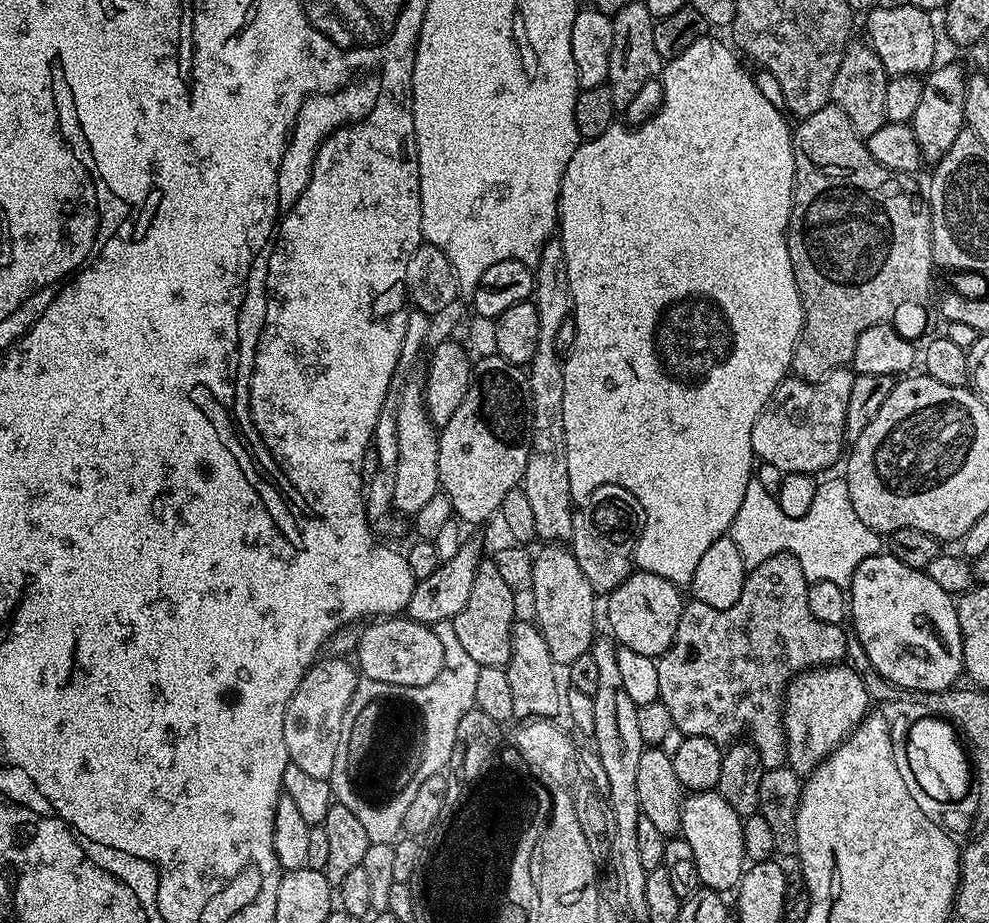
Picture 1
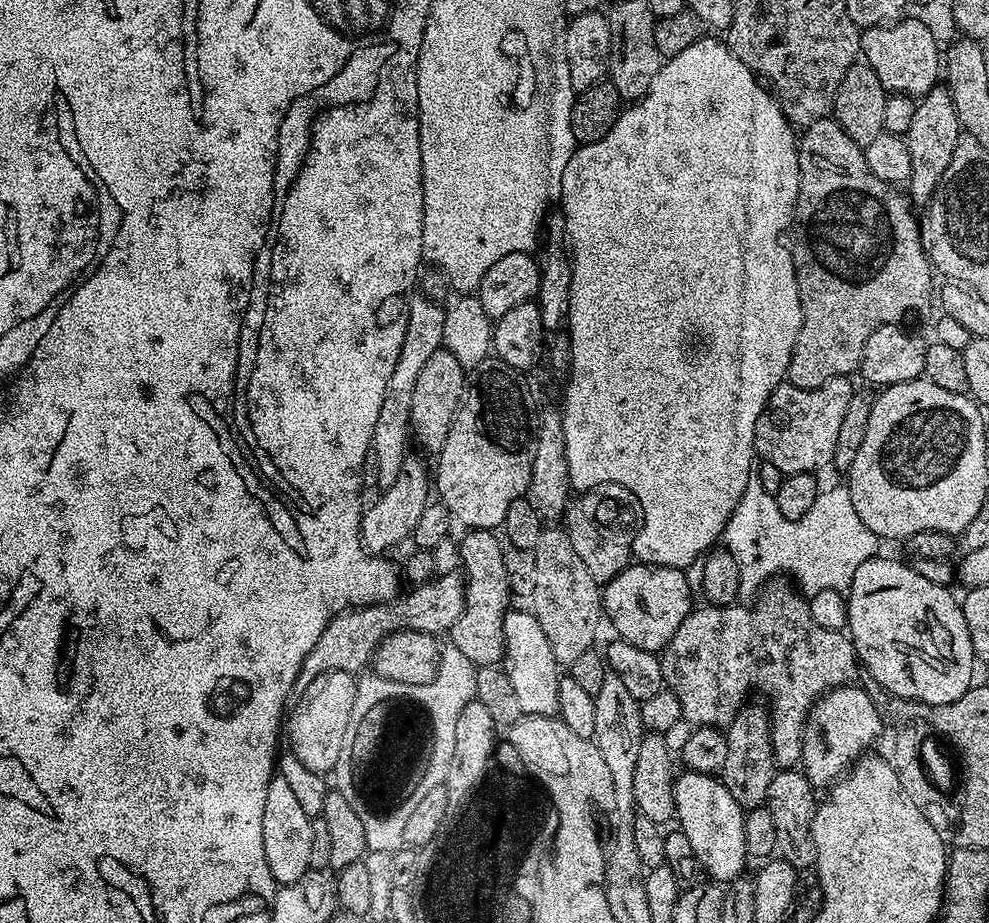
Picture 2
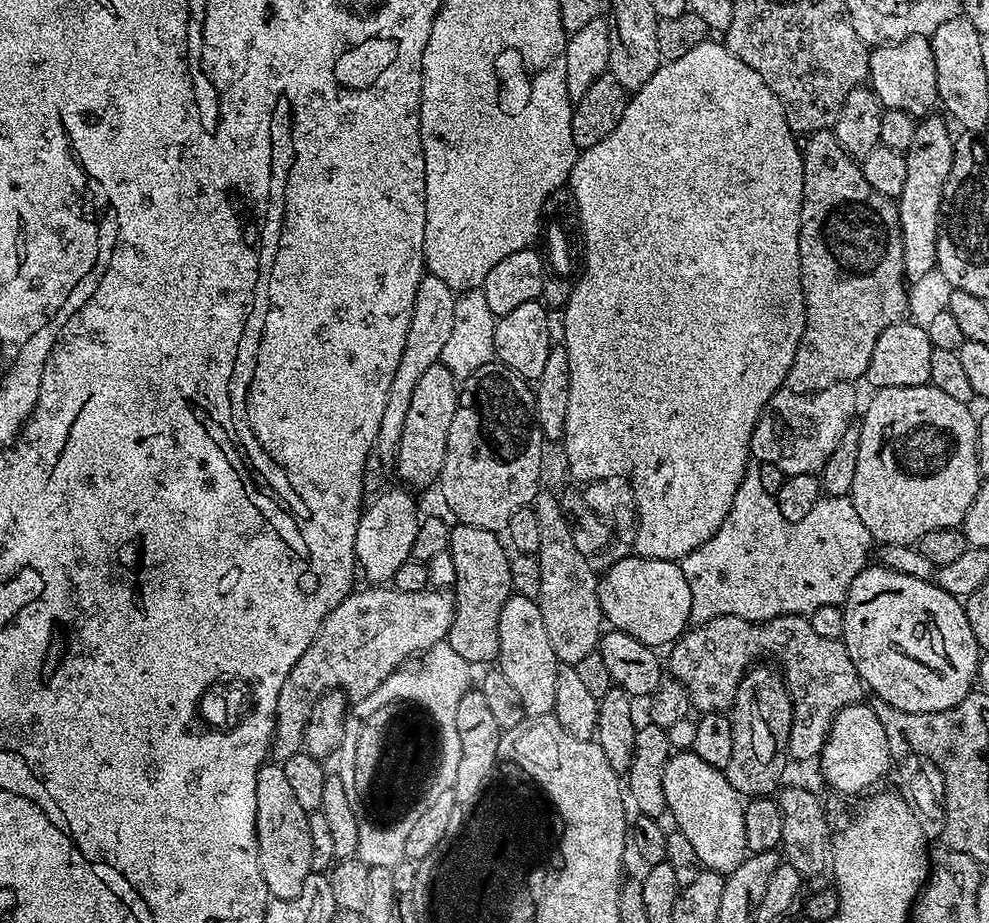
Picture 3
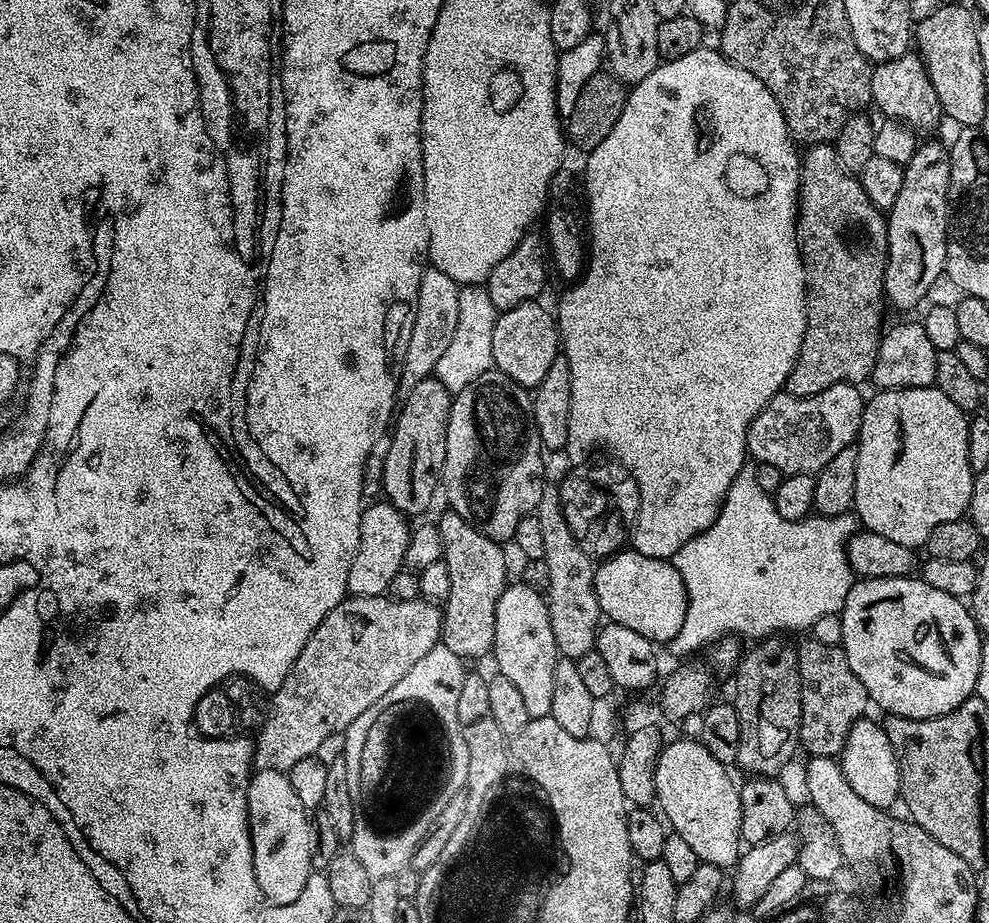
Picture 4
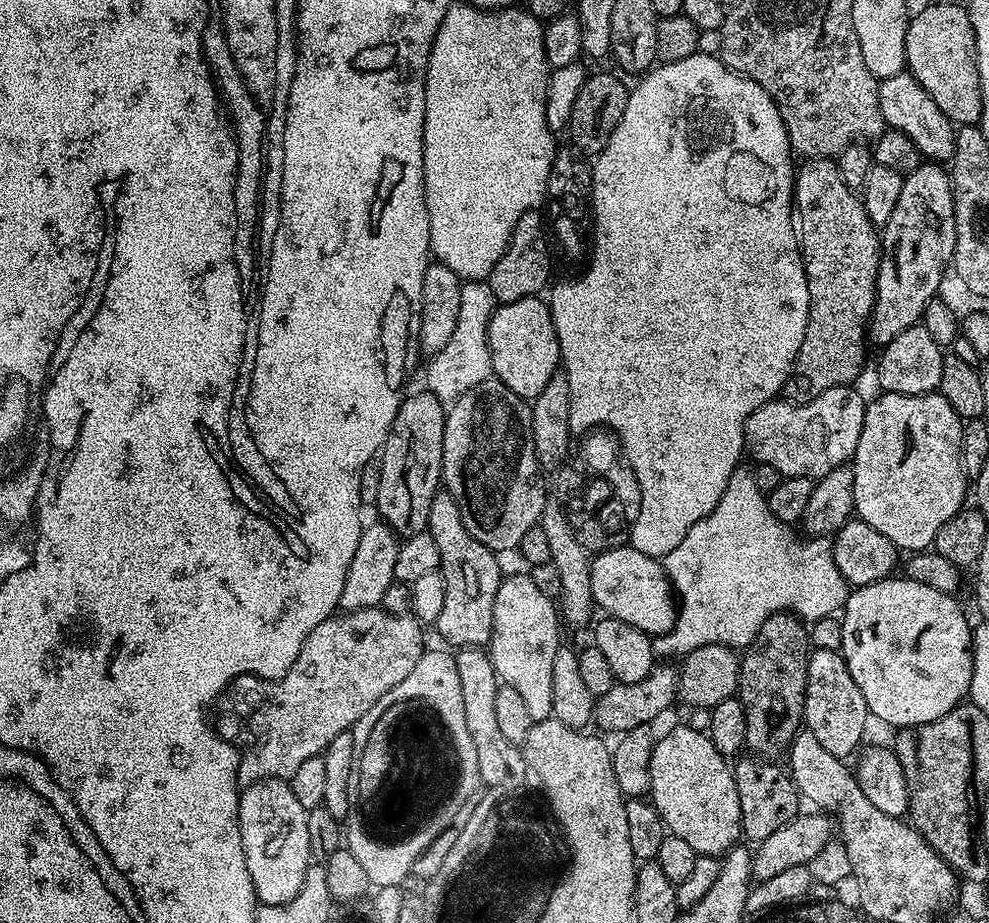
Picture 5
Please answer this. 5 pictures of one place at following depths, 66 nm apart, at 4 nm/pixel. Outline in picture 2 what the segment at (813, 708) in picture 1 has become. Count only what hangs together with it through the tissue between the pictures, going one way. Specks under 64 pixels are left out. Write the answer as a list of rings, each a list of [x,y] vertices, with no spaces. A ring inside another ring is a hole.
[[[841,686],[825,695],[823,699],[819,701],[815,705],[814,711],[807,717],[806,727],[802,732],[802,768],[806,773],[809,780],[812,781],[813,785],[820,786],[820,784],[824,784],[823,786],[831,786],[836,783],[837,780],[840,779],[841,776],[847,773],[848,769],[852,767],[853,764],[856,763],[857,760],[860,759],[861,756],[865,755],[869,751],[868,748],[872,743],[875,742],[876,739],[880,736],[880,731],[885,731],[886,724],[880,721],[880,712],[876,709],[877,701],[873,698],[869,693],[864,693],[863,690],[859,686]]]

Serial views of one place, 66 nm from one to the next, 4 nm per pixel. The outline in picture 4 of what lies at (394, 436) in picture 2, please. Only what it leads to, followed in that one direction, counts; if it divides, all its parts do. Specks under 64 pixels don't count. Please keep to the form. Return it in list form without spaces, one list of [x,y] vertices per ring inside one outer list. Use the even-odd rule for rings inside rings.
[[[428,266],[420,275],[418,286],[418,306],[414,314],[414,330],[410,330],[410,346],[406,346],[404,362],[398,373],[398,388],[407,394],[425,378],[435,373],[438,360],[453,341],[454,330],[458,323],[458,294],[461,285],[454,282],[442,270]]]

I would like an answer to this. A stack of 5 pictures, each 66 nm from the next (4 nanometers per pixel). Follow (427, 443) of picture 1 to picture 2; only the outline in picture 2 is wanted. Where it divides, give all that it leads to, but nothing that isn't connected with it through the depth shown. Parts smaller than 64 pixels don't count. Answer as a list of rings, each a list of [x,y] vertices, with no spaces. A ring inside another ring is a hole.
[[[409,458],[404,461],[404,465],[402,466],[402,470],[398,474],[398,479],[394,481],[394,486],[390,486],[389,488],[383,489],[382,494],[380,494],[380,497],[377,498],[376,501],[373,502],[372,505],[367,505],[366,511],[361,515],[360,517],[360,541],[364,543],[365,549],[369,553],[372,554],[388,554],[388,551],[391,550],[391,548],[396,548],[399,546],[400,543],[403,542],[403,540],[407,541],[409,537],[411,537],[412,531],[414,530],[414,526],[418,526],[418,518],[422,518],[422,510],[426,510],[426,506],[430,502],[430,468],[428,465],[428,468],[426,465],[423,464],[420,460],[415,460],[415,458]]]

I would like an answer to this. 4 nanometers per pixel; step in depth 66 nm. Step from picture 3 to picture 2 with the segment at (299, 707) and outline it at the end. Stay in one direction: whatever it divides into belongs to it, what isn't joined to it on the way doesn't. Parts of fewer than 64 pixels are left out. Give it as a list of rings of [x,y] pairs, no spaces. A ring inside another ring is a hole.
[[[457,572],[437,575],[433,580],[413,587],[408,596],[386,604],[370,604],[361,608],[348,609],[340,613],[322,632],[322,637],[314,644],[300,668],[297,685],[305,687],[314,678],[328,671],[359,673],[371,663],[373,654],[383,639],[400,630],[420,631],[433,636],[447,633],[461,617],[465,608],[465,579]]]

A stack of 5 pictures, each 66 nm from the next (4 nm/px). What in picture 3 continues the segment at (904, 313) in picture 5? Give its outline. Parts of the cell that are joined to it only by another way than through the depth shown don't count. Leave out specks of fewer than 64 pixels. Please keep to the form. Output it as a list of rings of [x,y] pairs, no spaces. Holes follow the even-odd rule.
[[[929,114],[917,123],[914,142],[910,142],[907,152],[904,153],[906,182],[896,205],[900,215],[904,275],[912,282],[936,268],[942,194],[946,178],[950,174],[950,166],[954,162],[954,132],[948,129],[949,121],[943,115],[936,115]]]

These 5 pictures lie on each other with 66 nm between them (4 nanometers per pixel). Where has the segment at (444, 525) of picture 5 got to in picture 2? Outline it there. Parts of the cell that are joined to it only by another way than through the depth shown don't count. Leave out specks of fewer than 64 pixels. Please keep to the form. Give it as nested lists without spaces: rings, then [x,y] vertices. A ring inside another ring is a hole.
[[[468,530],[459,541],[460,559],[466,573],[465,608],[450,631],[450,642],[477,666],[499,665],[504,658],[504,615],[509,612],[510,591],[504,561],[502,540],[492,530]],[[496,535],[498,537],[496,537]]]

